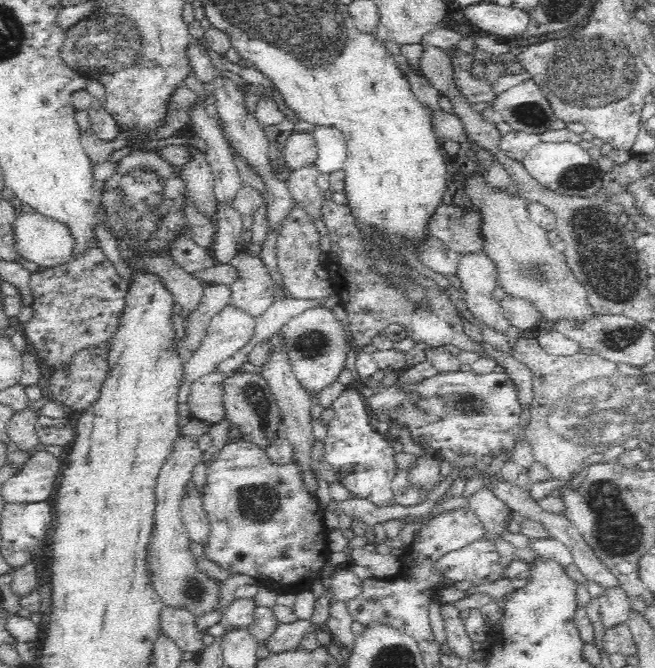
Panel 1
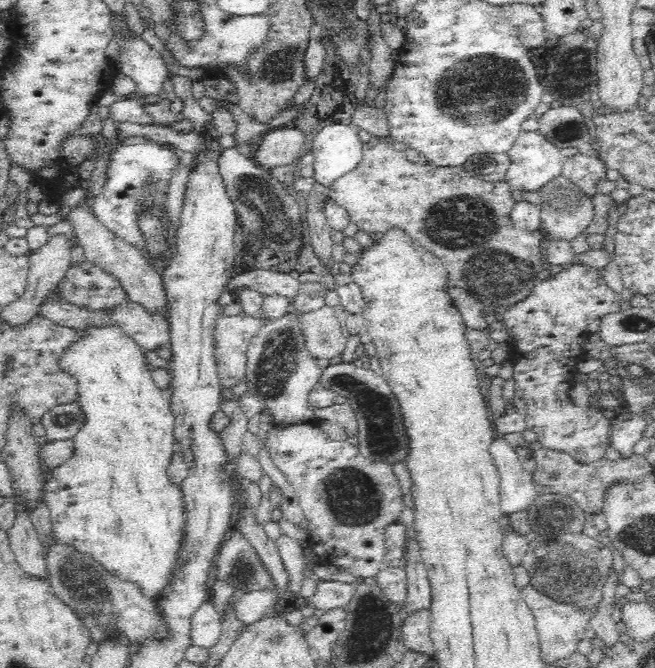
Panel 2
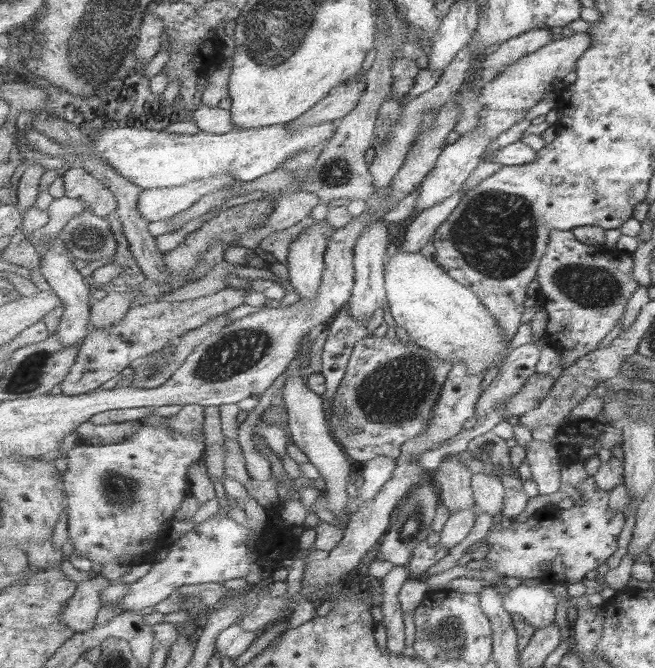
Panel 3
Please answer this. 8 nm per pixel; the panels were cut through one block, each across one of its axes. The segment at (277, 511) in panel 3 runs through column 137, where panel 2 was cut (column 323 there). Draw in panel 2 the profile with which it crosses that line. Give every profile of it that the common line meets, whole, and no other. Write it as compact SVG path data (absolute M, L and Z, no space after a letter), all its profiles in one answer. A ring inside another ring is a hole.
M318 580L315 593L304 603L325 611L335 608L344 609L348 608L354 593L355 584Z

